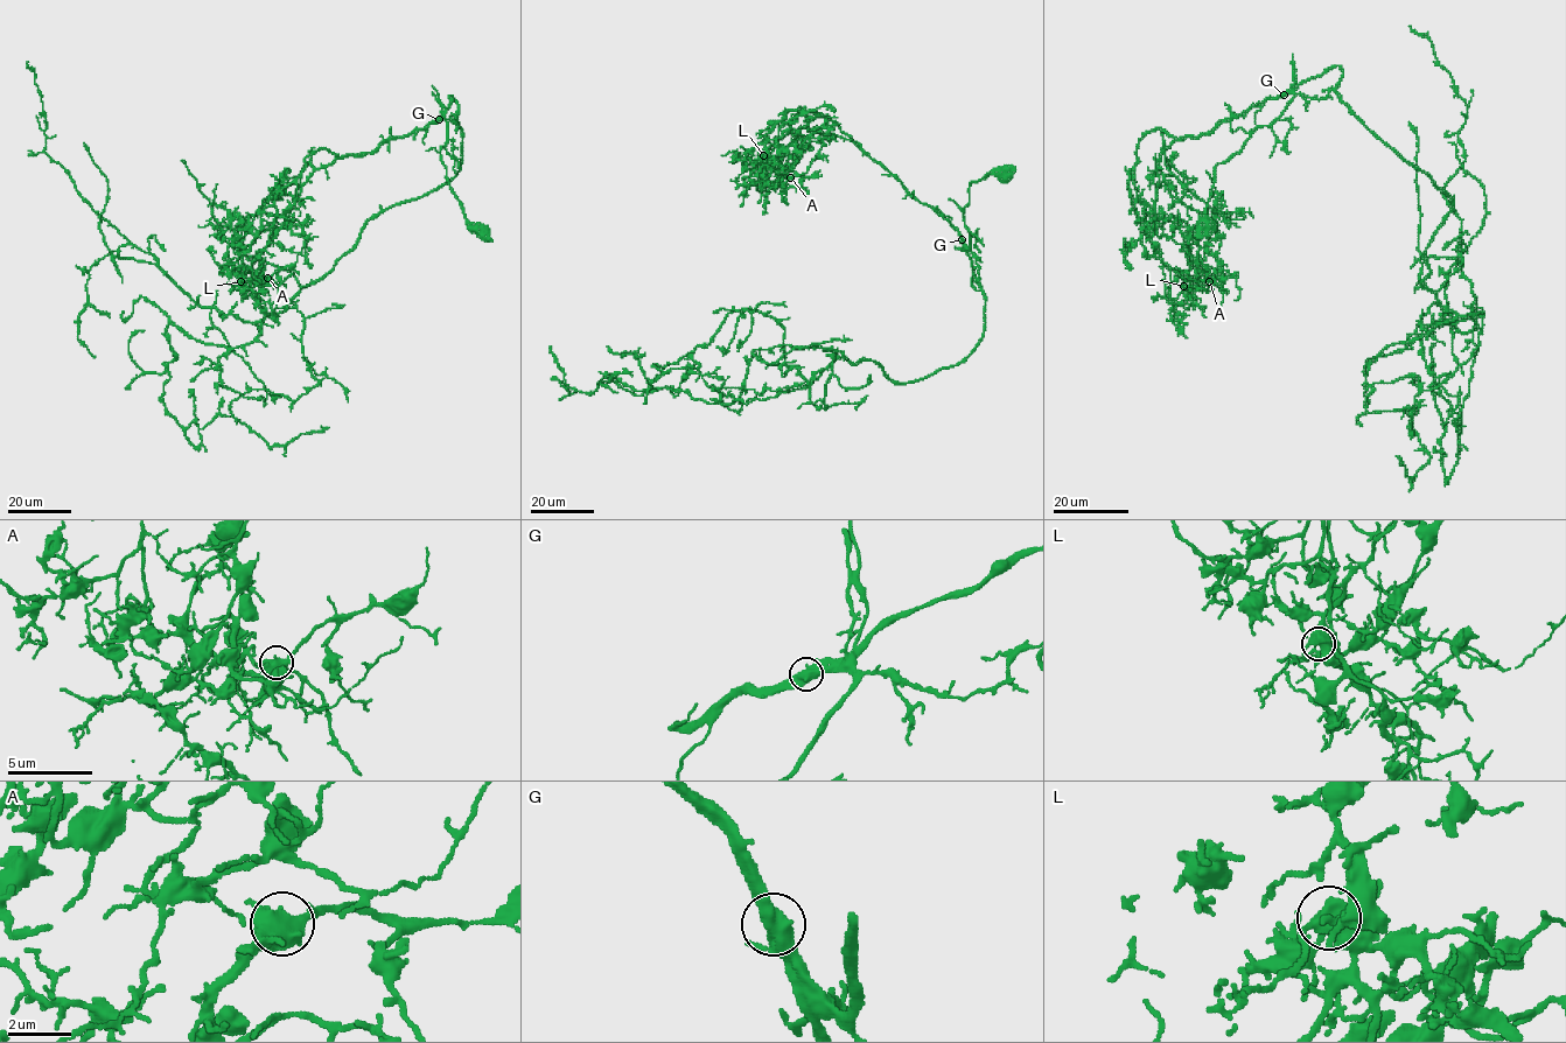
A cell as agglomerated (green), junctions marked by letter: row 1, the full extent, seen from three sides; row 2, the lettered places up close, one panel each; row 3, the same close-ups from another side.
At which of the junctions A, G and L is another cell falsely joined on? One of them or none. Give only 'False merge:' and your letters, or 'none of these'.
False merge: none of these

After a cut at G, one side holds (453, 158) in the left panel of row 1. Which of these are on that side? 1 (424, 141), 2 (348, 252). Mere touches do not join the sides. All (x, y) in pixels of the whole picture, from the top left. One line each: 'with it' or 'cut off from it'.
1: cut off from it
2: with it

